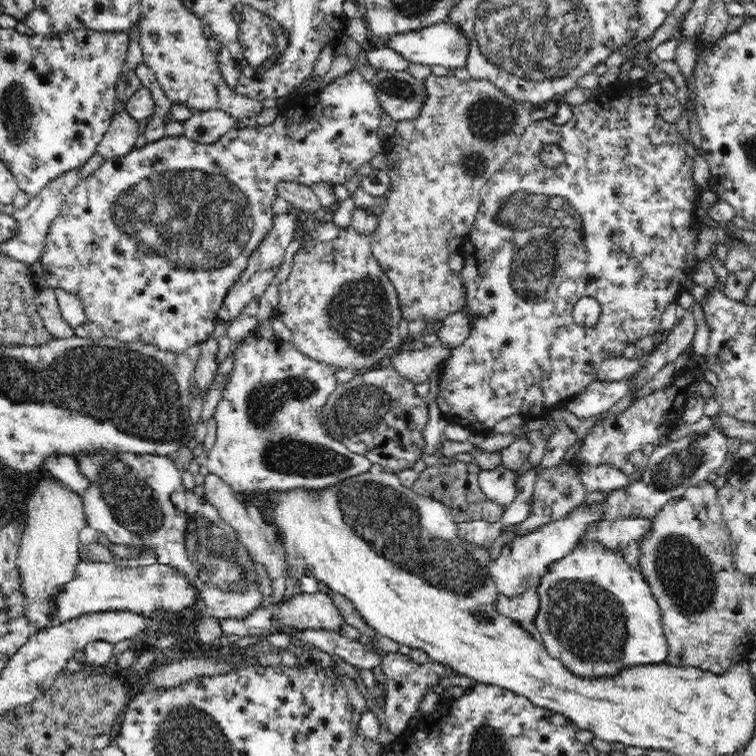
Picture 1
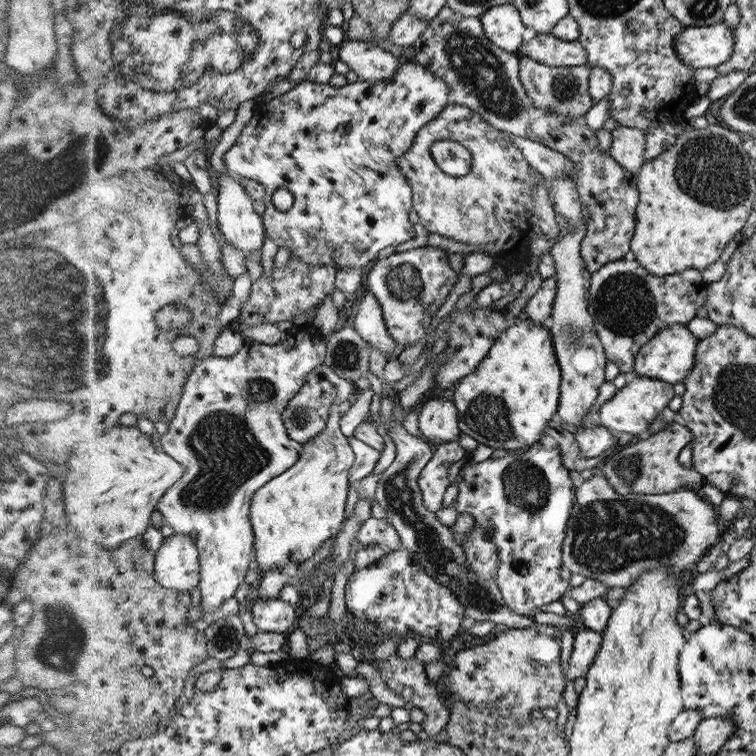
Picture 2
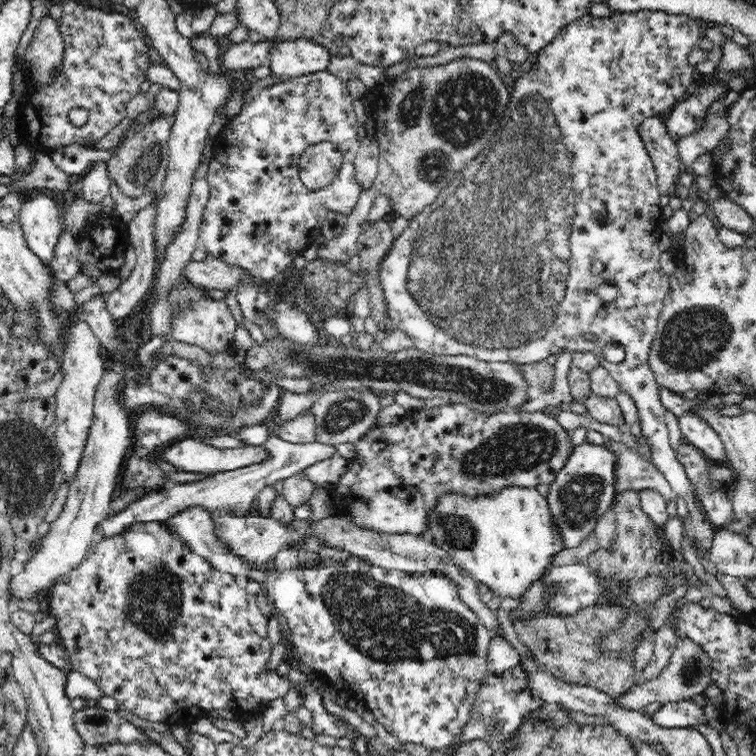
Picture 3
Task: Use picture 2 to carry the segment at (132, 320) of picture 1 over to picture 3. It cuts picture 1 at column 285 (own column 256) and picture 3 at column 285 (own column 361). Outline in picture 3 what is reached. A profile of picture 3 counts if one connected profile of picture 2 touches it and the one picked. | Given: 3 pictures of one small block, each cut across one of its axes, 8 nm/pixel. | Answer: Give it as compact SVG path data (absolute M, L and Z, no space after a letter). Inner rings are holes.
M327 70L282 80L260 89L252 102L243 106L240 114L228 119L219 134L222 156L226 156L224 166L218 170L214 166L210 168L210 164L214 164L213 158L208 165L205 178L210 187L210 196L198 229L198 236L206 251L226 264L248 270L252 278L258 281L268 282L292 266L292 260L302 256L314 244L328 212L349 215L356 207L361 192L355 179L354 166L359 149L358 128L358 116L354 112L346 81ZM324 141L334 143L342 151L342 167L332 186L314 191L302 183L298 161L306 148Z

